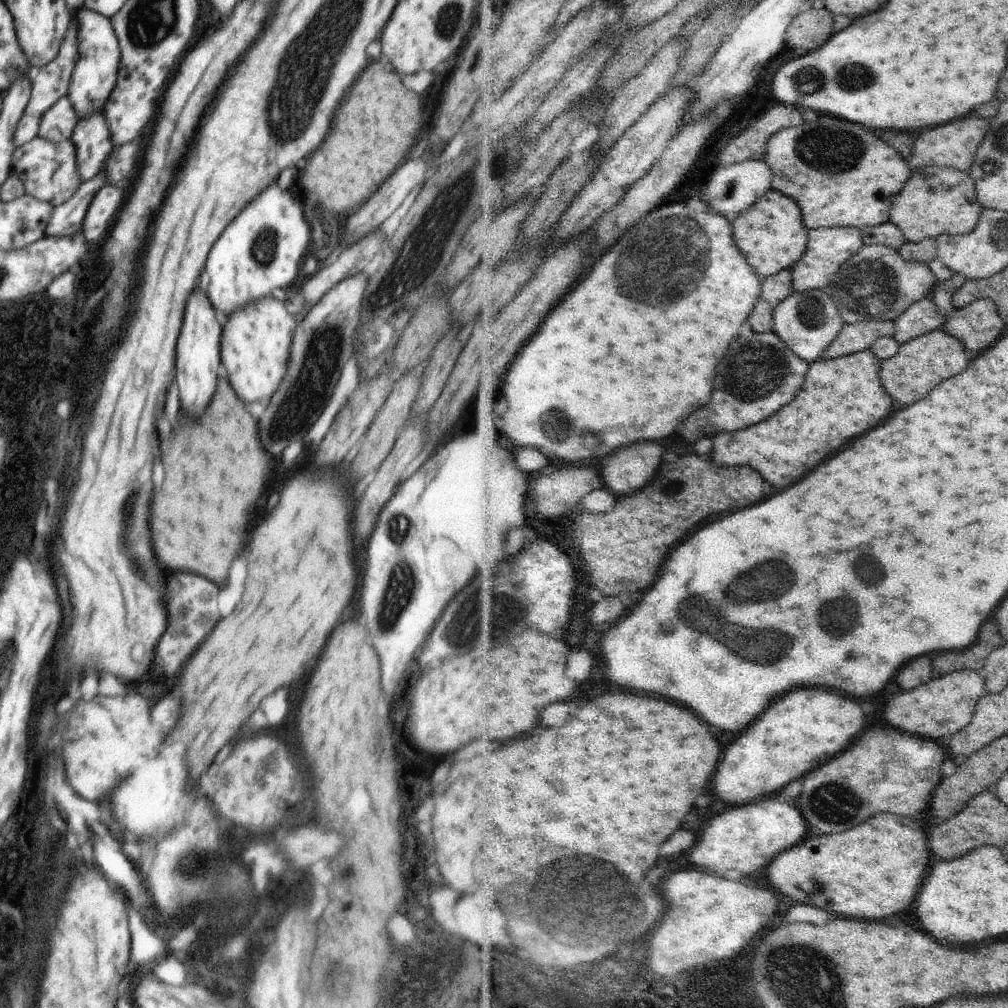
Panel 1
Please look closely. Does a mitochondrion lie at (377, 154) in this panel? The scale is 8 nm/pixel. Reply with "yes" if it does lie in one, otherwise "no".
no

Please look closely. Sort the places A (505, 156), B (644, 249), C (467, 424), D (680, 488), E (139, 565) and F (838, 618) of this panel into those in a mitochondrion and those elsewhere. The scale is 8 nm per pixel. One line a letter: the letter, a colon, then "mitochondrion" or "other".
A: mitochondrion
B: mitochondrion
C: other
D: mitochondrion
E: mitochondrion
F: mitochondrion

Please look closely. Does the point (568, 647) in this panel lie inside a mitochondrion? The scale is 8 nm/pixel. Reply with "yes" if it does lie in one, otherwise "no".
no

